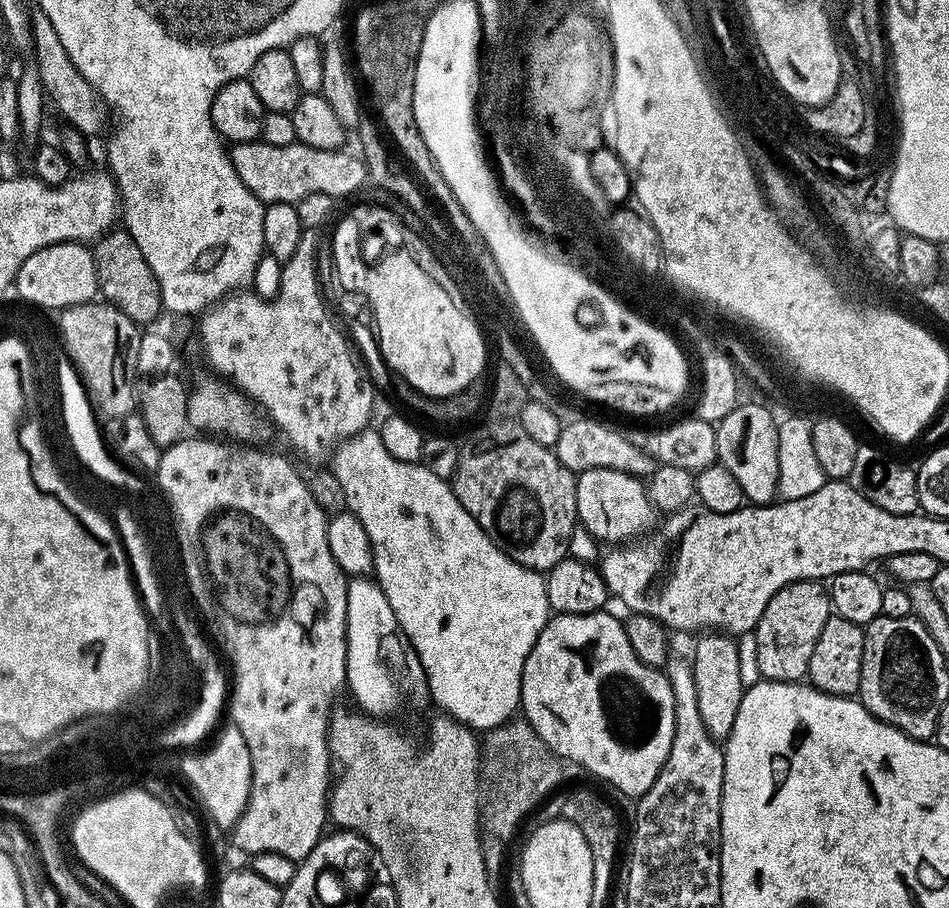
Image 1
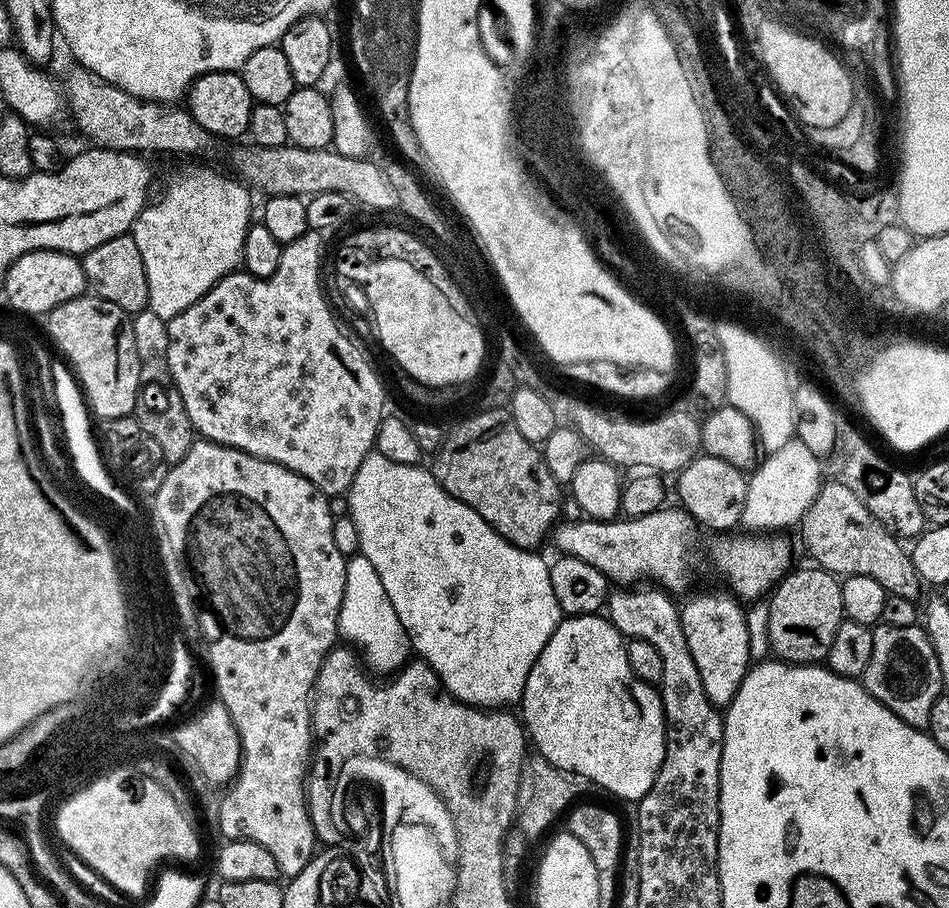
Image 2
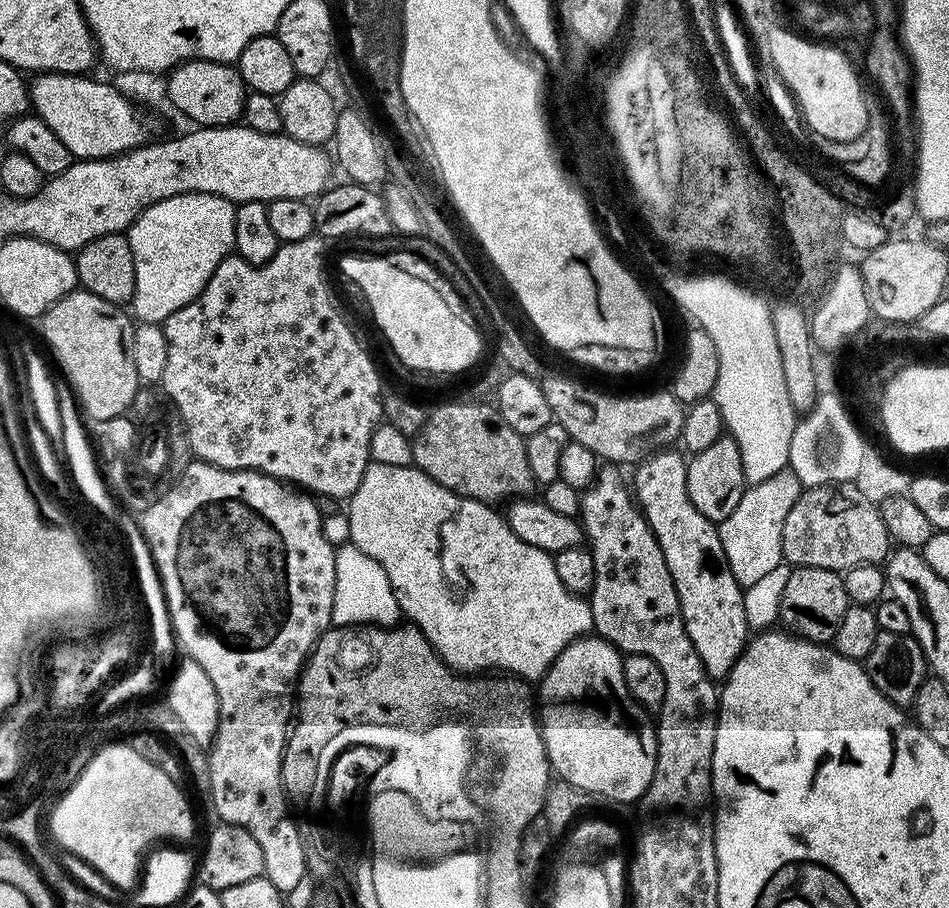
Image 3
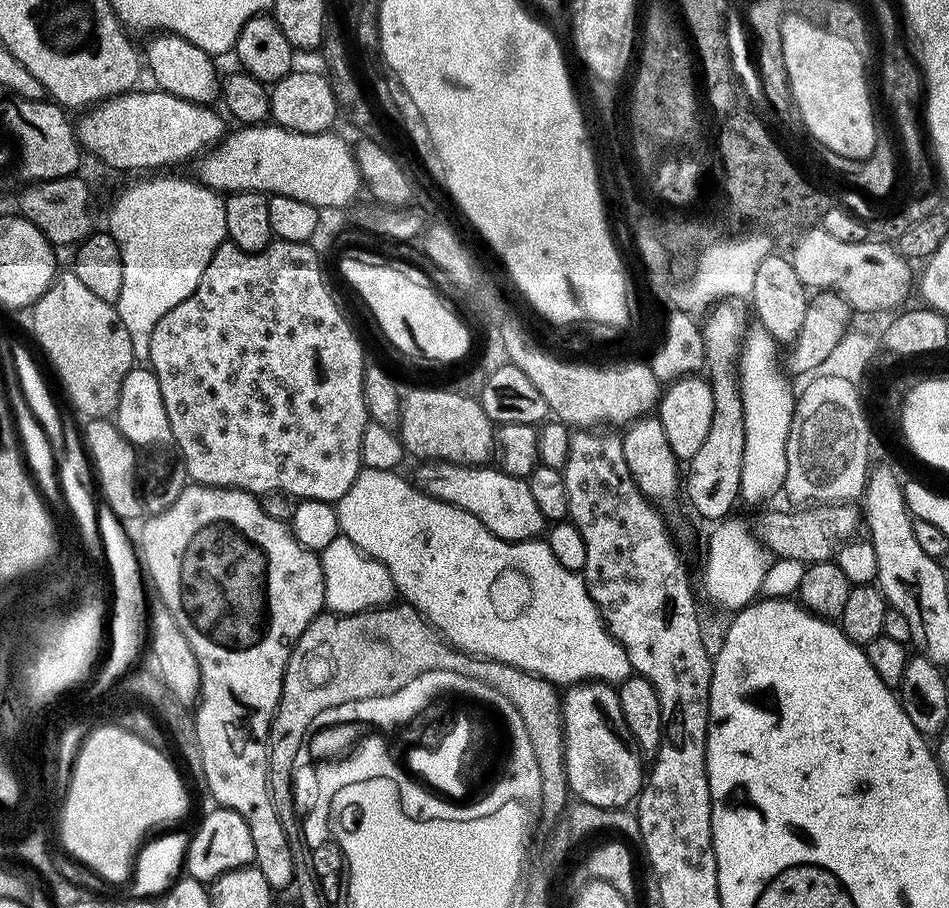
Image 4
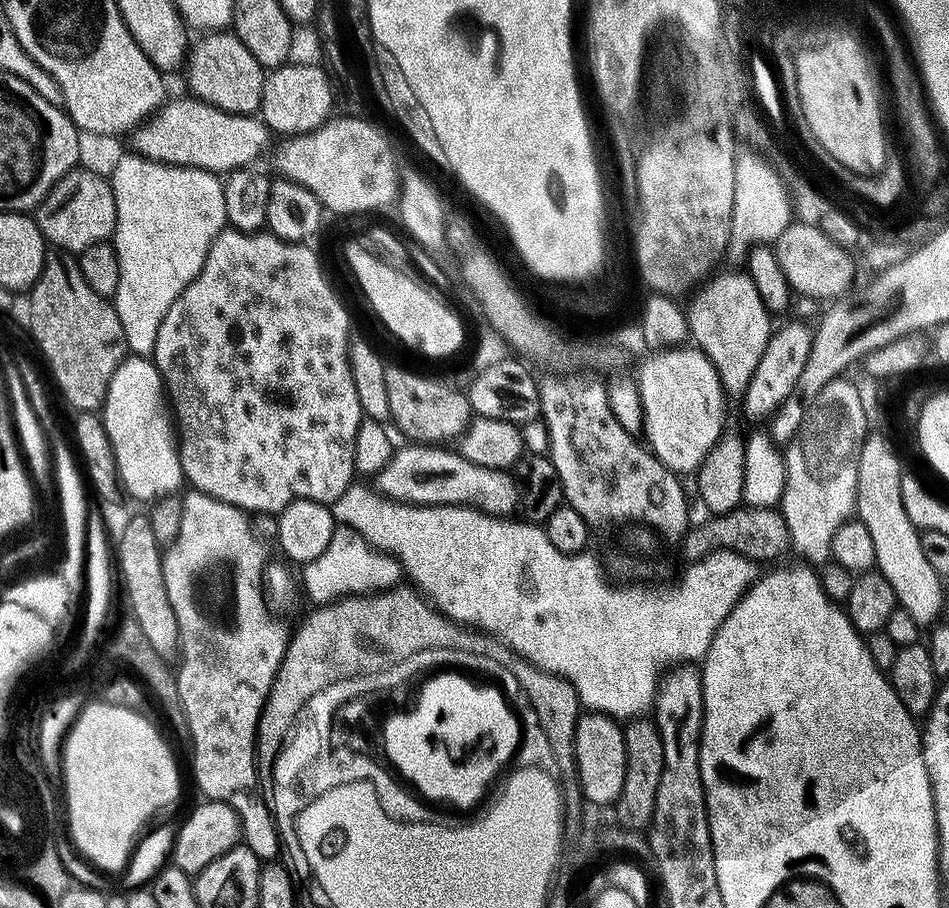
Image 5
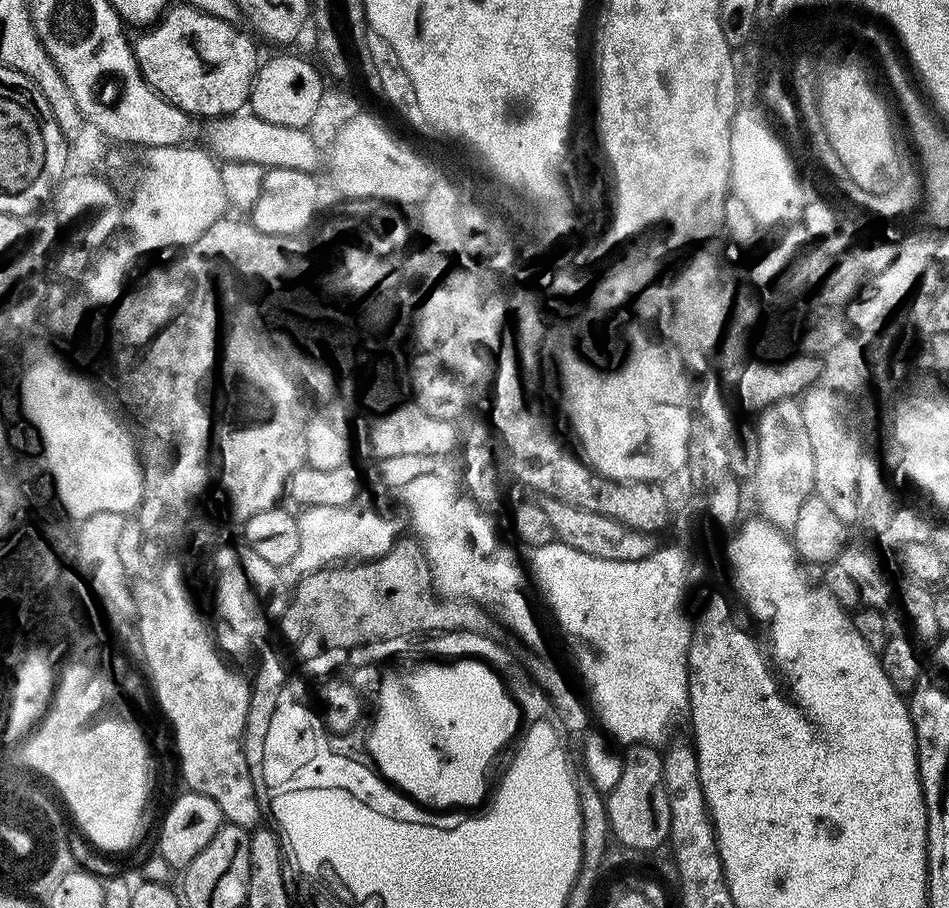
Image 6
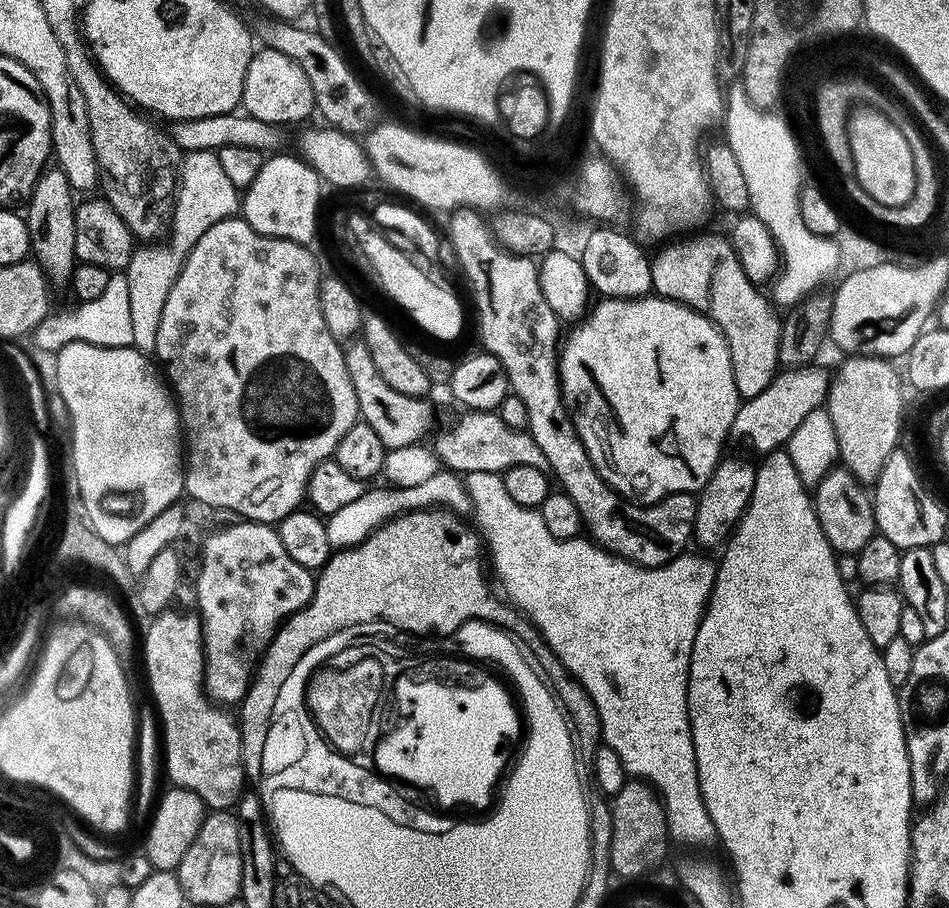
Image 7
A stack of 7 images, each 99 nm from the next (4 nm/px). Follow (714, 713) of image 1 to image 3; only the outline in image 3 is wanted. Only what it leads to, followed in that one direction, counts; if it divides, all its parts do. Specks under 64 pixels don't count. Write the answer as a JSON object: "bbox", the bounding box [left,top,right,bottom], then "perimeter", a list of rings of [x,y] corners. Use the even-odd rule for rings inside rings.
{"bbox":[632,448,750,682],"perimeter":[[[664,448],[658,450],[635,467],[632,490],[644,514],[645,520],[655,534],[659,549],[666,560],[667,569],[674,578],[675,590],[679,594],[680,613],[683,616],[683,626],[690,638],[695,652],[698,653],[703,668],[713,681],[720,682],[727,679],[736,660],[747,648],[750,638],[747,616],[743,606],[743,591],[733,576],[725,558],[725,548],[722,546],[719,527],[699,514],[698,508],[690,502],[686,490],[687,461],[674,452],[675,449]]]}

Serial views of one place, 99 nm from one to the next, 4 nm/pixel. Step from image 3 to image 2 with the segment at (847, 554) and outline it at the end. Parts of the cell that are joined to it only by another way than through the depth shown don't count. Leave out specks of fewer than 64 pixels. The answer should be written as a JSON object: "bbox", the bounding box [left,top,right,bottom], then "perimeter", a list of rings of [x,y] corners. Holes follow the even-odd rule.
{"bbox":[799,480,922,600],"perimeter":[[[841,480],[825,481],[814,502],[799,521],[800,540],[811,560],[823,570],[843,578],[872,577],[891,597],[914,600],[920,594],[922,581],[913,566],[911,555],[893,533],[881,526],[864,502]]]}

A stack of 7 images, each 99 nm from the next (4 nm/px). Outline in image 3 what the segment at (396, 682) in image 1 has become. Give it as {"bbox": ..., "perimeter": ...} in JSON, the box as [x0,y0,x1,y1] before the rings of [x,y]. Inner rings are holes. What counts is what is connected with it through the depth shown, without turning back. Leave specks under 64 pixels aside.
{"bbox":[331,543,402,626],"perimeter":[[[352,543],[336,548],[336,569],[334,570],[336,589],[332,603],[331,623],[336,626],[366,624],[369,626],[396,626],[401,623],[402,613],[398,598],[386,578],[386,570],[370,554],[362,554]]]}

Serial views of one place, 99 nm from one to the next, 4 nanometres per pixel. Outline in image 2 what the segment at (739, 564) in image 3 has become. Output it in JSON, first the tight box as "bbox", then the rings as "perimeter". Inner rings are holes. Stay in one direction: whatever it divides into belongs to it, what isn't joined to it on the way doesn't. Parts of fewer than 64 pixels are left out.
{"bbox":[742,438,822,530],"perimeter":[[[797,438],[767,453],[748,476],[746,506],[742,510],[743,527],[748,530],[784,530],[787,524],[795,525],[801,521],[822,485],[820,464],[821,457],[812,454]]]}

